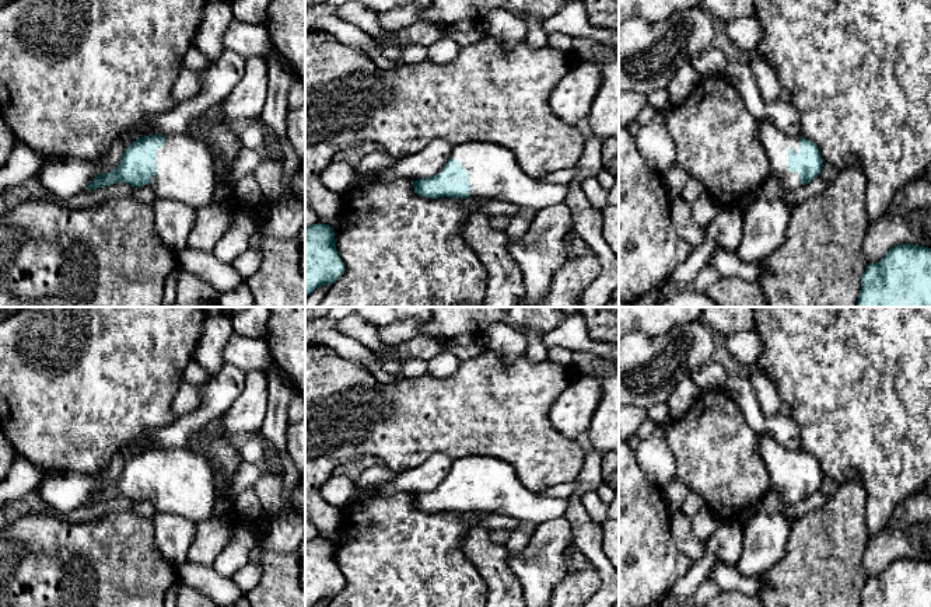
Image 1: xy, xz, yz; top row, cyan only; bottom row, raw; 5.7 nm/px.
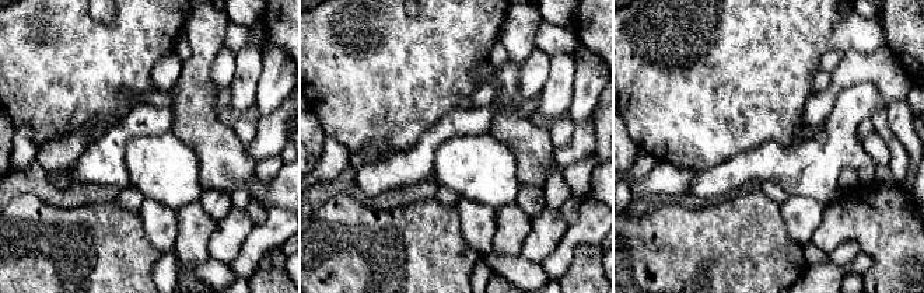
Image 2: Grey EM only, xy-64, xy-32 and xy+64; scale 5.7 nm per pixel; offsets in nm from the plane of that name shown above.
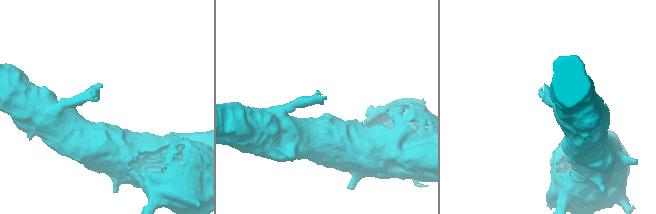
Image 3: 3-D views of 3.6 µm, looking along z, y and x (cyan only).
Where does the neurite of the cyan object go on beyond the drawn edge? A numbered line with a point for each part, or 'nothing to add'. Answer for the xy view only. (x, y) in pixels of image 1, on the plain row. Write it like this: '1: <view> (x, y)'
1: xy (185, 480)

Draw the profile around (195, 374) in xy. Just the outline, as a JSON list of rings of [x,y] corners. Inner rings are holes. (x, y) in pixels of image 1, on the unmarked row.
[[[195,359],[190,360],[185,369],[185,383],[200,386],[207,383],[211,376]]]

